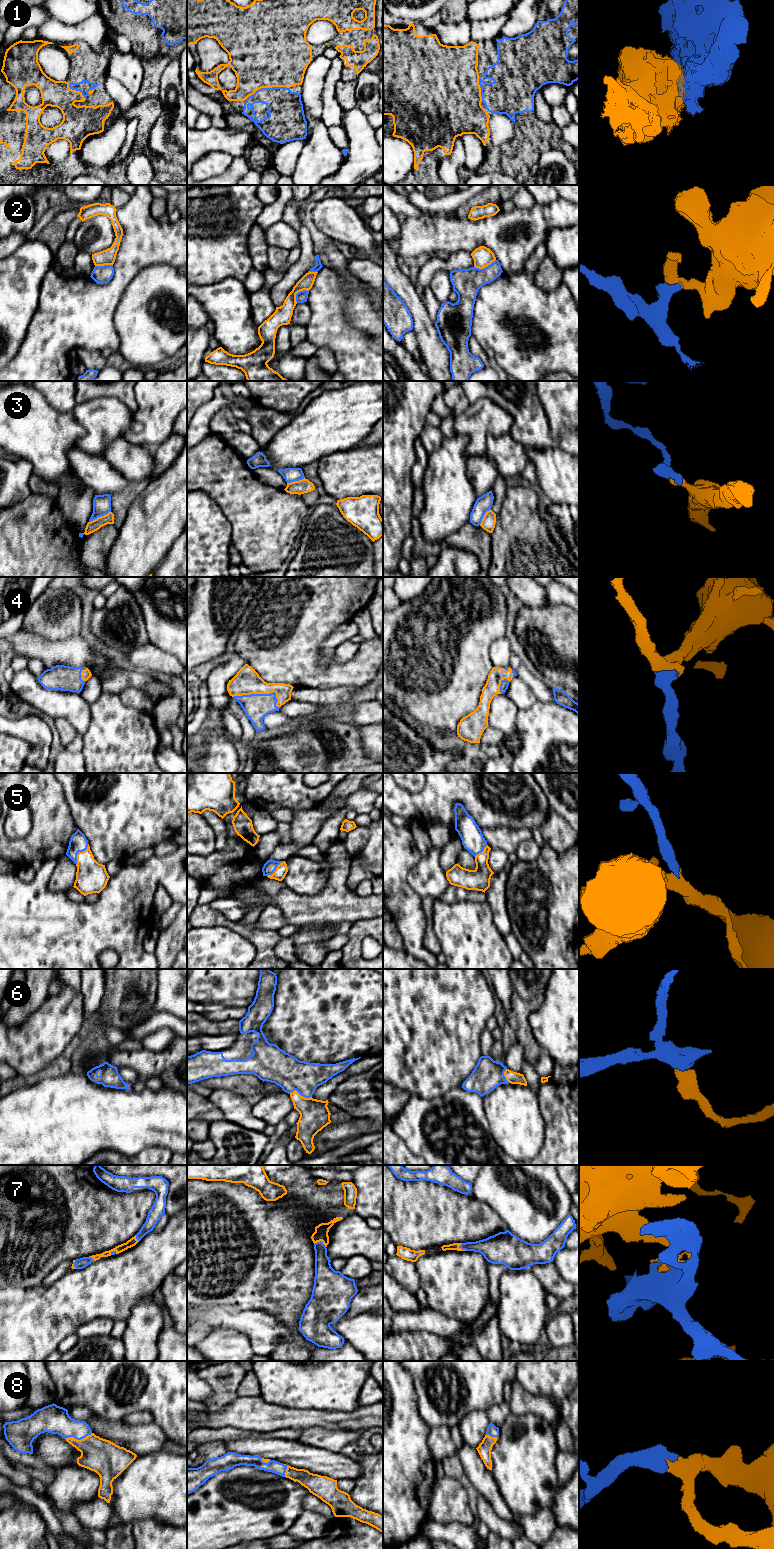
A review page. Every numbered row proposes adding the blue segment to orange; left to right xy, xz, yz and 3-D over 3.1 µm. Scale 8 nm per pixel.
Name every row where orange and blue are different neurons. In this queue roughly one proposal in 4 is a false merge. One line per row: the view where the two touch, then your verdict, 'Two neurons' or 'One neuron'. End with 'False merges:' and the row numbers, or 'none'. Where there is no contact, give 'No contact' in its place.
1: Touches orange in xz. One neuron
2: Touches orange in yz. Two neurons
3: Touches orange in xy. Two neurons
4: Touches orange in xz. One neuron
5: Touches orange in xy. One neuron
6: Touches orange in xz. One neuron
7: Touches orange in xz. One neuron
8: Touches orange in xy. One neuron
False merges: 2, 3

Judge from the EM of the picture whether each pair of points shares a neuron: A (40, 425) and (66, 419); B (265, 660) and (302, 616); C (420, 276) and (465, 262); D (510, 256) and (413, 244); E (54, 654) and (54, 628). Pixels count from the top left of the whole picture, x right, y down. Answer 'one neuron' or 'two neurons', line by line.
A: one neuron
B: one neuron
C: one neuron
D: one neuron
E: two neurons

